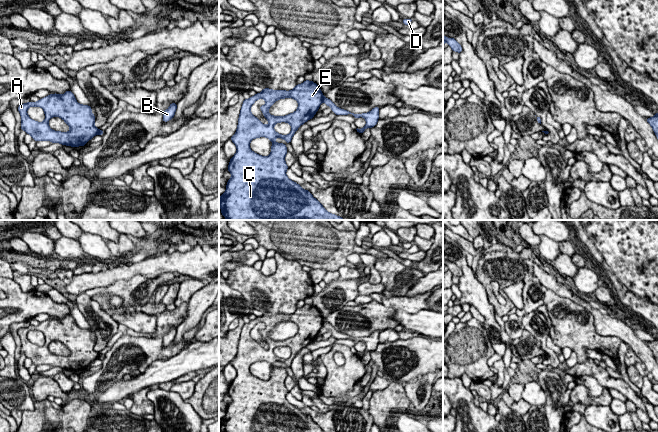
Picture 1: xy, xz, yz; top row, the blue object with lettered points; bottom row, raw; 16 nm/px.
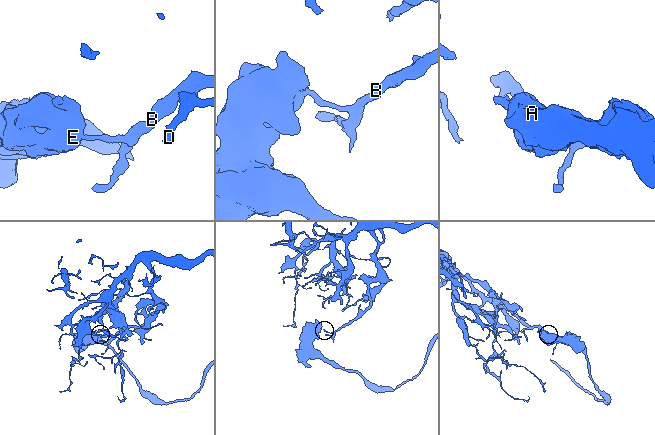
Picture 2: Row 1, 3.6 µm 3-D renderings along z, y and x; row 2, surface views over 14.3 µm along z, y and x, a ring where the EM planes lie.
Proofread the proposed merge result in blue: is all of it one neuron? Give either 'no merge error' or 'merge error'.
merge error

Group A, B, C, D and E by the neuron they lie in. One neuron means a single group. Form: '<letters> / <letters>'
A C E / B D

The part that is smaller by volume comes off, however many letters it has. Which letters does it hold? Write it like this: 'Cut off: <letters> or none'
Cut off: A, C, E

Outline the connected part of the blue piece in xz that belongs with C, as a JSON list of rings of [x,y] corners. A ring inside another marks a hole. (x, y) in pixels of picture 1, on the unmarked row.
[[[305,304],[293,314],[264,312],[261,317],[243,325],[236,357],[230,361],[237,376],[227,392],[231,402],[227,406],[226,415],[219,422],[220,432],[324,432],[308,414],[302,413],[301,409],[287,401],[287,371],[275,366],[279,361],[291,367],[297,353],[314,341],[323,322],[319,310]],[[284,322],[295,323],[298,326],[297,334],[283,341],[269,338],[269,332]],[[258,323],[266,325],[259,332],[268,344],[268,349],[264,349],[251,337],[251,330]],[[280,346],[291,349],[288,359],[281,359],[274,354],[274,349]],[[259,361],[272,365],[269,380],[261,380],[250,373],[250,366]]]

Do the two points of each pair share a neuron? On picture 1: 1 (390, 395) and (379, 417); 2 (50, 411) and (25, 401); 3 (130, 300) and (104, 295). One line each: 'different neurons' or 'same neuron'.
1: same neuron
2: different neurons
3: same neuron

